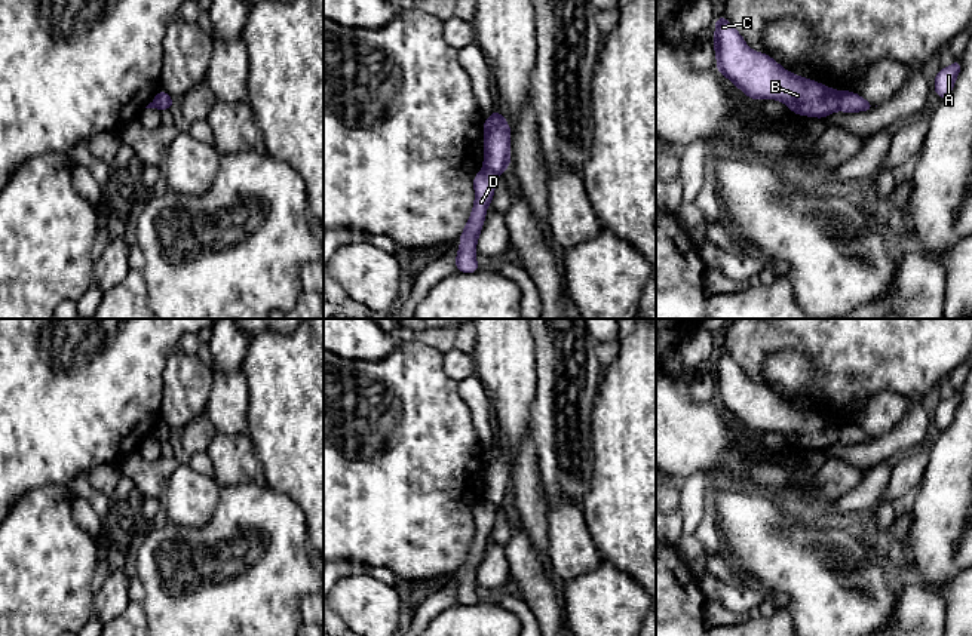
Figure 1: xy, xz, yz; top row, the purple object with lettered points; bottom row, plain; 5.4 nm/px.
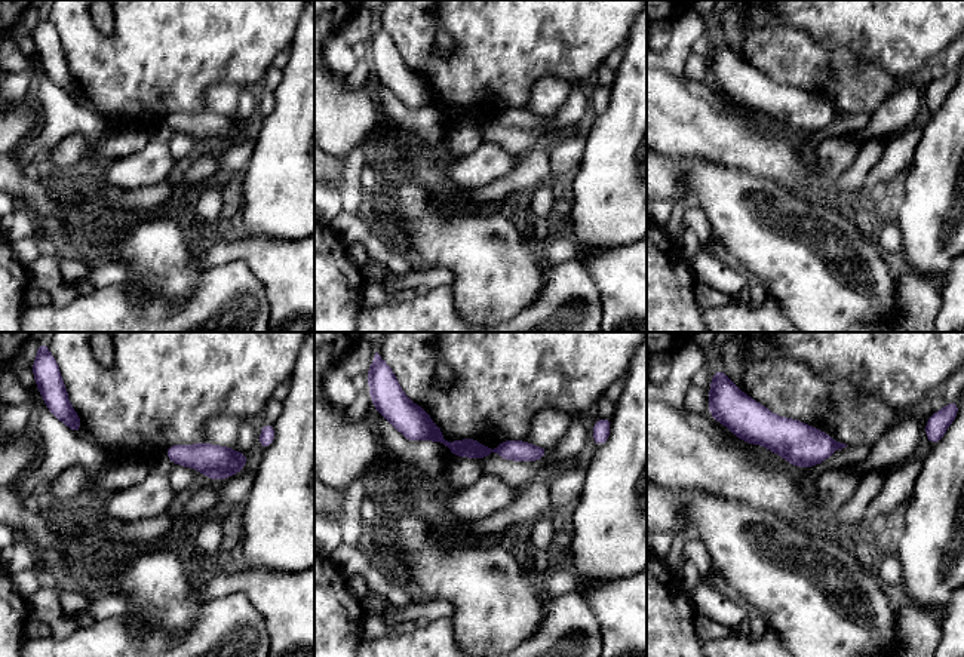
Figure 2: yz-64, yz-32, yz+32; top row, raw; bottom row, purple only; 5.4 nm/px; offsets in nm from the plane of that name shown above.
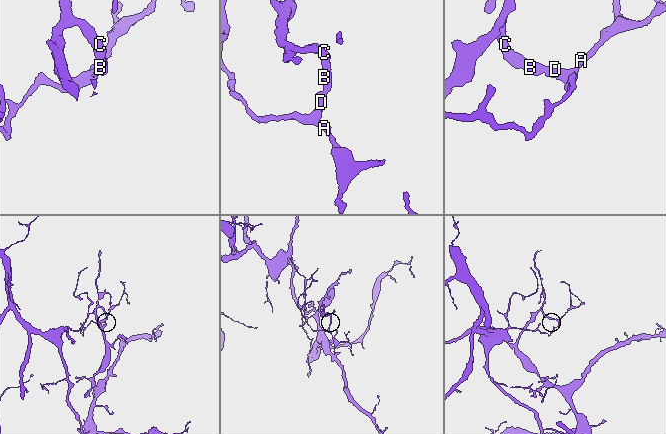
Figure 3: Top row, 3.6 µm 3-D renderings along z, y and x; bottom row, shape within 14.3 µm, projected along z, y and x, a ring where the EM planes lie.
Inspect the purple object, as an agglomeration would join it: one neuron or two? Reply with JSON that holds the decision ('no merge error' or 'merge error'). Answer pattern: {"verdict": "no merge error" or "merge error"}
{"verdict": "merge error"}

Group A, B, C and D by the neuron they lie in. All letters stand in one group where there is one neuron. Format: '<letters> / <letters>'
A D / B C

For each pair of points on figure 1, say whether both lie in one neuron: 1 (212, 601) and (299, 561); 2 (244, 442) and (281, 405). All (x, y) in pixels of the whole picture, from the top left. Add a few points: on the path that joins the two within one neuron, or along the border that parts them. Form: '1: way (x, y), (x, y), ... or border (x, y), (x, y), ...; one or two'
1: way (233, 586), (255, 567), (278, 567); one
2: border (245, 433), (253, 442), (260, 464); two

